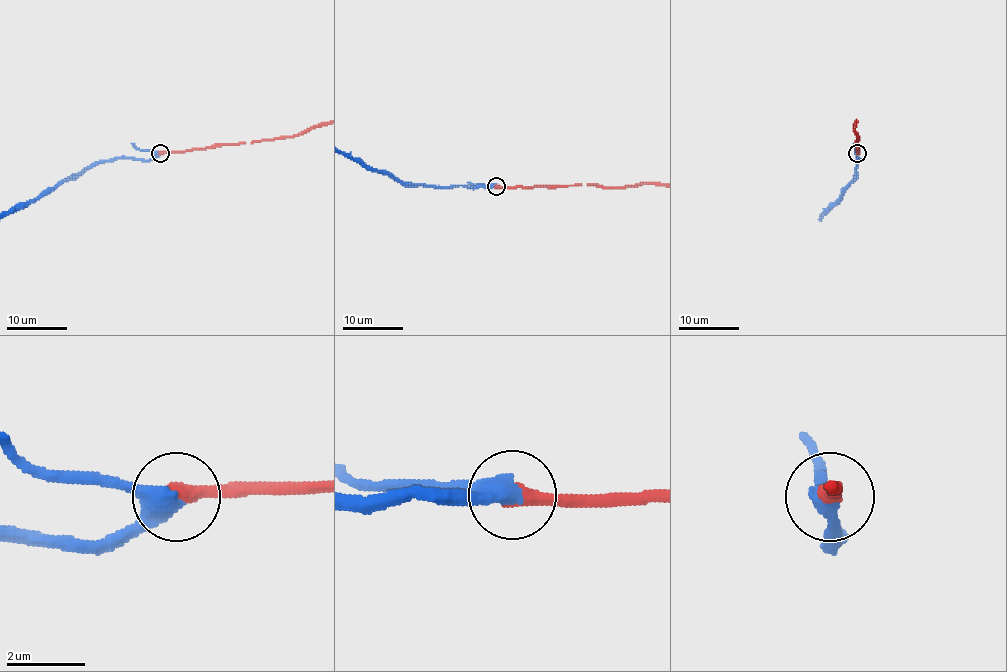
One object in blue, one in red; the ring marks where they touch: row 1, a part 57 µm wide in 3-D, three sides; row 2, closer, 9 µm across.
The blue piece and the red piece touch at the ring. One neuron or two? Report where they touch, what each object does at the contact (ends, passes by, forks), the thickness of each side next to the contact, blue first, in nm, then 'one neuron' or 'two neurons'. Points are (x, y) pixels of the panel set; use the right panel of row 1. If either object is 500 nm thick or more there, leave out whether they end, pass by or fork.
place (857, 153); blue passes by; red ends; calibres 420 and 440 nm; one neuron

